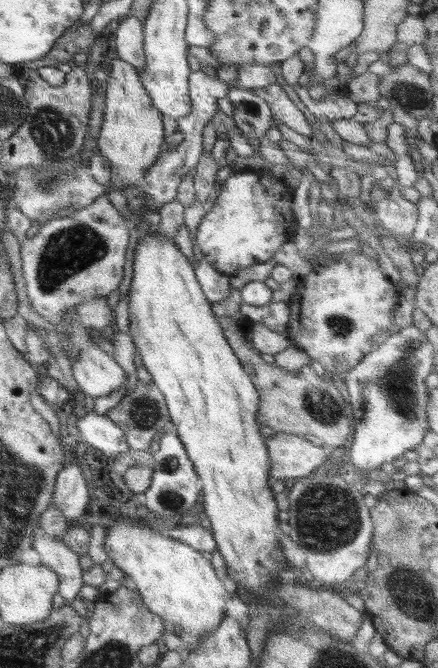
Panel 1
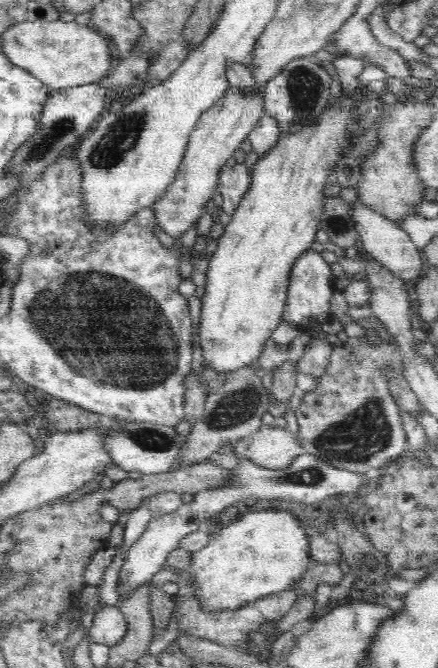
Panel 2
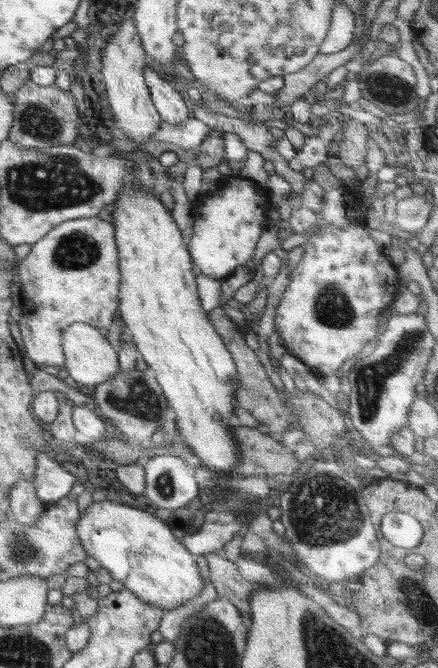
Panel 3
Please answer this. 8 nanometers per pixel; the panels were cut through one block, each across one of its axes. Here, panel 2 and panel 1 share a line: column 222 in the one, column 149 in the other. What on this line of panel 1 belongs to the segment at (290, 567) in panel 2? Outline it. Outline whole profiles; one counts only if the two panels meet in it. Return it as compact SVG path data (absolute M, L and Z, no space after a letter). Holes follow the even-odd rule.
M113 522L105 530L104 546L108 549L107 557L116 568L120 568L128 578L130 585L136 589L146 608L157 614L164 624L175 626L182 639L195 640L203 637L205 632L214 630L225 617L224 605L232 593L228 592L214 572L209 560L189 544L162 535L152 527L135 526L125 522Z

